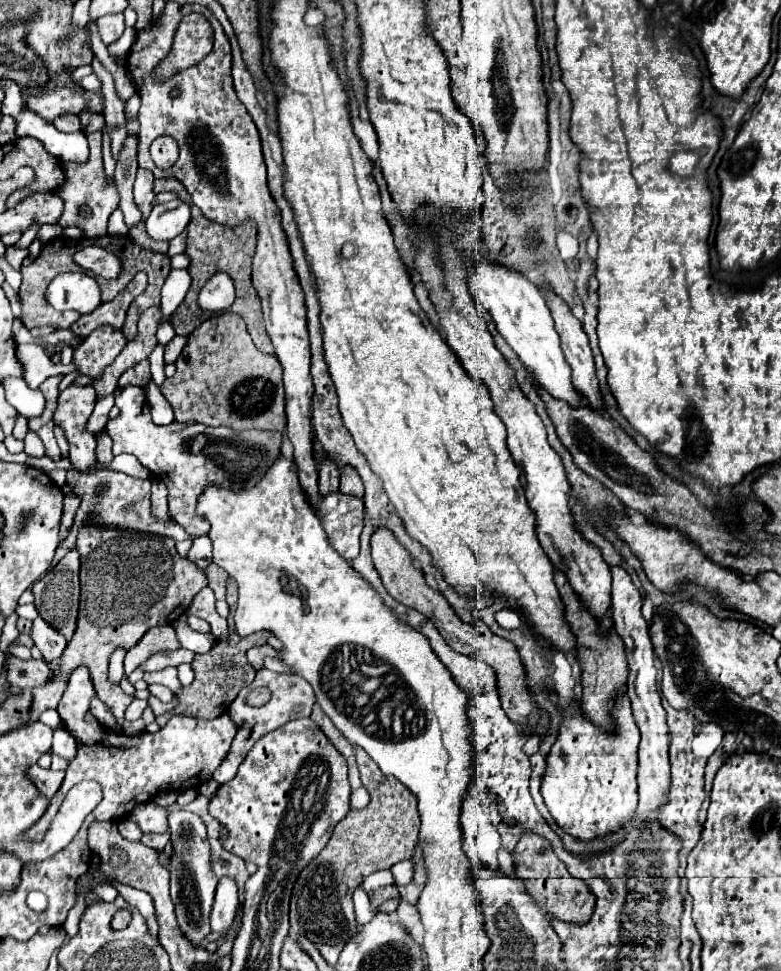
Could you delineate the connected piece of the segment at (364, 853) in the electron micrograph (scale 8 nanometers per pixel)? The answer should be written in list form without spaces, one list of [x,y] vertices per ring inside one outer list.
[[[353,743],[353,749],[355,749],[355,757],[357,757],[357,767],[359,767],[359,773],[361,773],[361,783],[363,783],[363,787],[369,791],[369,795],[371,795],[371,803],[369,803],[365,809],[361,809],[361,811],[349,811],[347,817],[345,817],[345,819],[333,829],[333,835],[331,835],[327,847],[321,851],[321,855],[319,855],[317,859],[313,859],[313,863],[311,863],[309,867],[305,867],[305,869],[301,871],[301,875],[299,875],[299,879],[297,879],[295,887],[293,887],[293,895],[291,895],[291,931],[289,931],[289,935],[297,935],[297,937],[301,935],[301,937],[305,937],[305,939],[311,939],[311,943],[329,943],[329,945],[337,945],[337,943],[347,943],[349,939],[353,939],[355,933],[359,933],[359,927],[357,927],[357,921],[355,921],[355,909],[353,909],[351,891],[353,891],[357,885],[361,885],[363,879],[365,879],[367,875],[371,875],[373,871],[389,869],[391,865],[409,859],[409,857],[413,855],[415,845],[419,843],[419,813],[417,813],[417,799],[415,799],[415,795],[413,795],[403,783],[399,783],[395,777],[391,777],[391,775],[383,775],[383,773],[379,771],[377,763],[371,761],[369,755],[367,755],[363,749],[355,747],[355,743]]]

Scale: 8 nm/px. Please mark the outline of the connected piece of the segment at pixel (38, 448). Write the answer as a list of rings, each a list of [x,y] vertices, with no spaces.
[[[27,431],[27,439],[25,439],[25,453],[33,455],[33,457],[41,457],[45,455],[45,447],[43,441],[39,439],[39,435],[35,431]]]

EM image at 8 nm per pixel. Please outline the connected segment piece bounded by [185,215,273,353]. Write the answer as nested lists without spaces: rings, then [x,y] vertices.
[[[195,215],[187,225],[187,249],[189,255],[189,273],[193,281],[205,281],[211,279],[211,275],[225,271],[233,277],[235,289],[237,289],[237,309],[233,307],[233,313],[241,315],[247,321],[249,335],[253,337],[255,345],[263,353],[273,353],[273,343],[265,331],[263,313],[261,313],[261,299],[257,291],[251,287],[251,257],[255,253],[255,225],[251,221],[245,221],[239,227],[225,227],[209,221],[205,215]]]

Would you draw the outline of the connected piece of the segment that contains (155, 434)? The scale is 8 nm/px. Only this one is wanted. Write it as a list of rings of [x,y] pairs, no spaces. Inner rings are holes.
[[[127,385],[115,405],[121,409],[119,417],[109,419],[105,425],[107,435],[113,439],[113,455],[131,453],[141,465],[151,469],[151,473],[165,481],[169,487],[169,515],[179,523],[189,535],[207,535],[209,523],[195,515],[197,495],[203,493],[207,483],[219,487],[231,487],[233,491],[253,487],[261,481],[263,473],[279,457],[281,433],[277,431],[243,431],[235,433],[227,427],[207,427],[193,423],[193,429],[185,429],[181,423],[155,425],[151,419],[151,409],[147,403],[145,389]],[[267,459],[267,469],[265,469]]]

